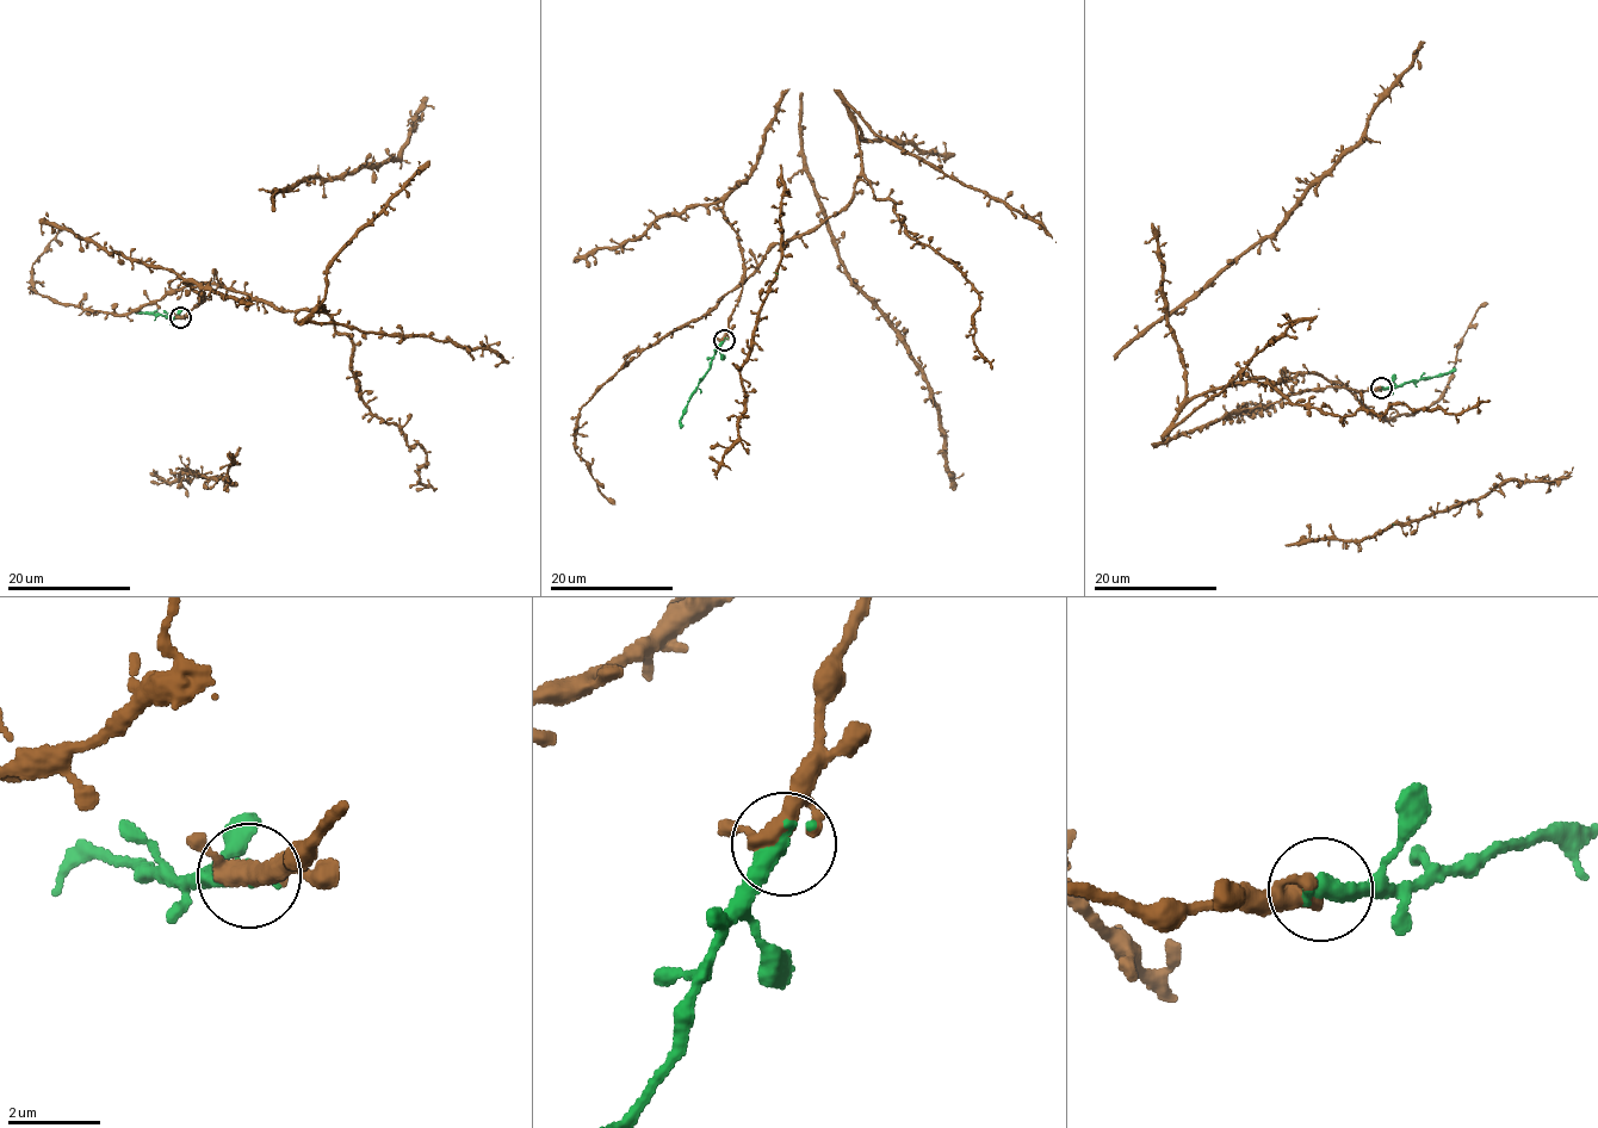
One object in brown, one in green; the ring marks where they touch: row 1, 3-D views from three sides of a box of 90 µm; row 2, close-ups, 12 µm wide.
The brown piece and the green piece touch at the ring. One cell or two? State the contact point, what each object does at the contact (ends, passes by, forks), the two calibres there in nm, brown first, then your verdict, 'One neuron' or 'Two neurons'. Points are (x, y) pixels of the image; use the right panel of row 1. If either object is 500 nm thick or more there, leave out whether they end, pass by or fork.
Place: (1381, 388). At the ring brown forks. At the ring green ends. Thickness 320 nm (brown) against 400 nm. One neuron

